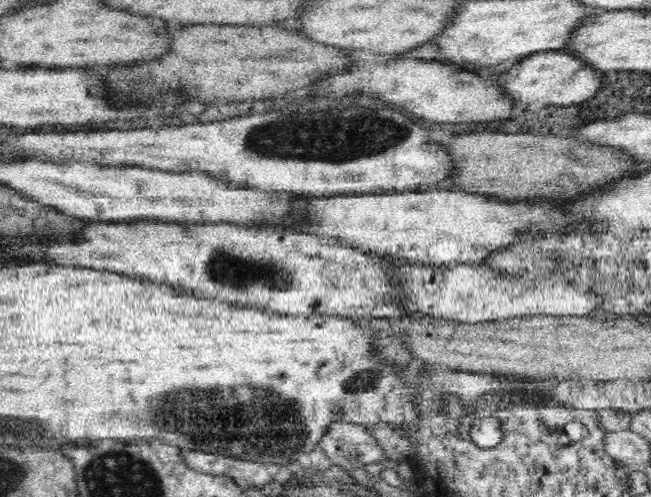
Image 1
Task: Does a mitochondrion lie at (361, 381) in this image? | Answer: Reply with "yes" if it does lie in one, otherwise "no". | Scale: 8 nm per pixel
yes

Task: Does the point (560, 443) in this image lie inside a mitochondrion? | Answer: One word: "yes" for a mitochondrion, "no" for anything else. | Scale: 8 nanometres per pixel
yes

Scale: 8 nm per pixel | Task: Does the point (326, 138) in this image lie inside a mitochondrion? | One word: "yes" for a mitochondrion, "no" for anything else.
yes

